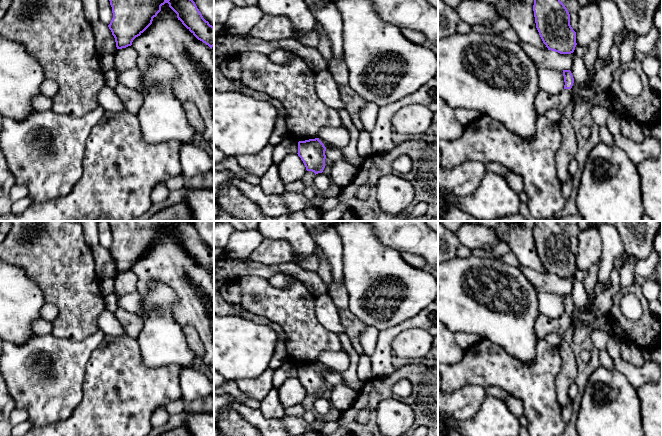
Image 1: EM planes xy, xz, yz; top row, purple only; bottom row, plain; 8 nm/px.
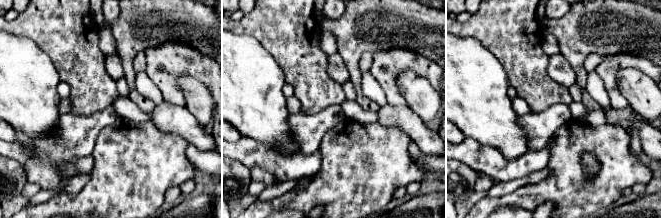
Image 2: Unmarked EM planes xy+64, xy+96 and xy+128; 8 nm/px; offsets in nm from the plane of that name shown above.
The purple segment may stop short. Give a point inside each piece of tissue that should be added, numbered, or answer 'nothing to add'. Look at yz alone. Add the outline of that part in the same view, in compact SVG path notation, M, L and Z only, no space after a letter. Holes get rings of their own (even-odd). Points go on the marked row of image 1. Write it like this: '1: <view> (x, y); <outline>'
1: yz (543, 101); M564 89L556 95L539 90L535 96L535 107L539 114L544 114L546 110L551 108L557 109L563 114L566 106L571 102L571 89Z

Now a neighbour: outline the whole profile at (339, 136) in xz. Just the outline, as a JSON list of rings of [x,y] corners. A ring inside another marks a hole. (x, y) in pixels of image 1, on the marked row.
[[[344,126],[323,127],[319,138],[342,150],[349,143],[350,133]]]

